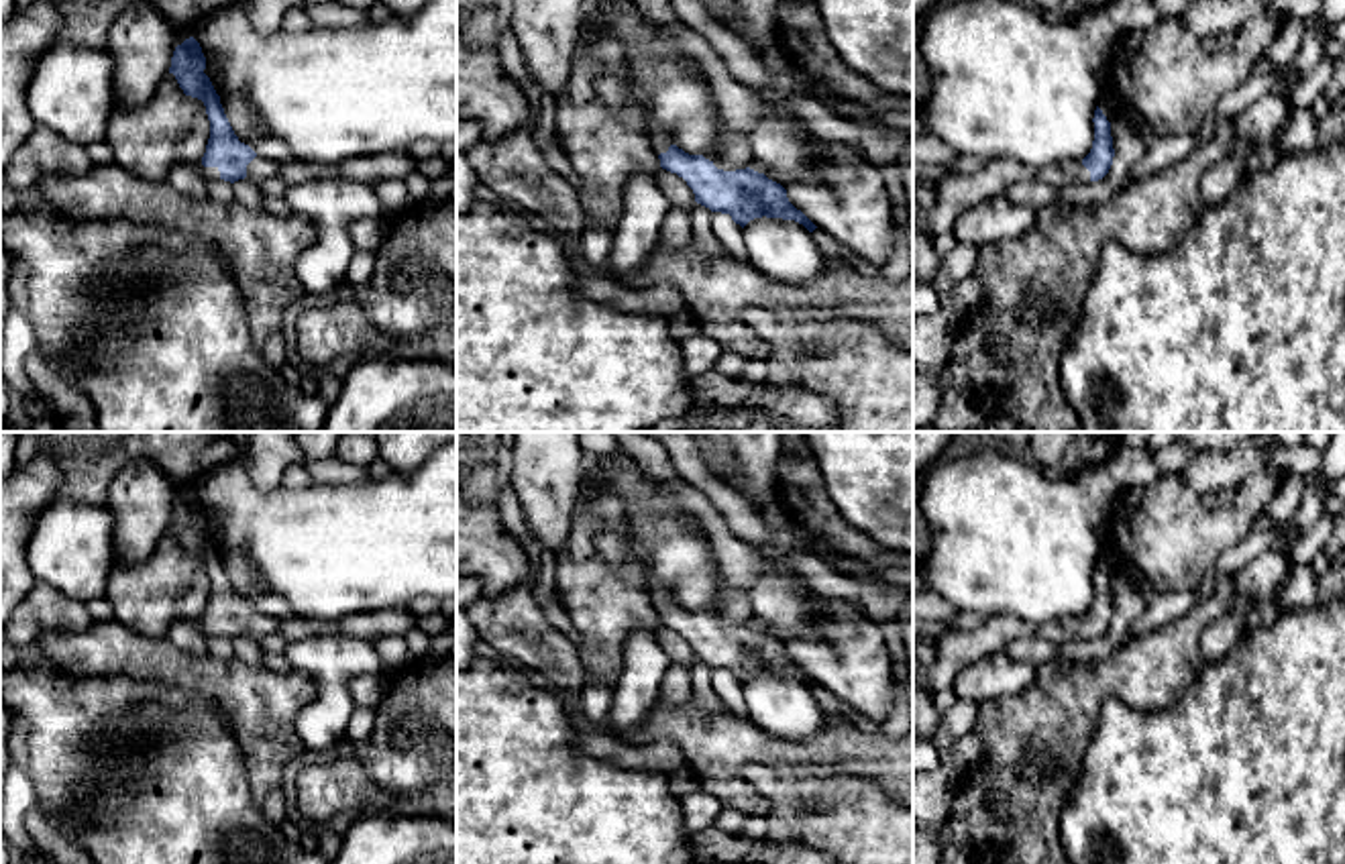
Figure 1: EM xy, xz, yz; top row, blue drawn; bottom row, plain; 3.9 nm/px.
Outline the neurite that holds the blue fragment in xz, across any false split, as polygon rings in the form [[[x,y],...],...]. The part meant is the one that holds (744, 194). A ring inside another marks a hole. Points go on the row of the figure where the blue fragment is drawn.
[[[648,124],[650,145],[660,159],[660,167],[677,173],[695,194],[695,202],[711,212],[730,214],[742,228],[754,218],[783,218],[803,224],[809,232],[817,226],[797,210],[787,190],[750,167],[723,171],[703,155],[689,155],[679,149],[672,137]]]

